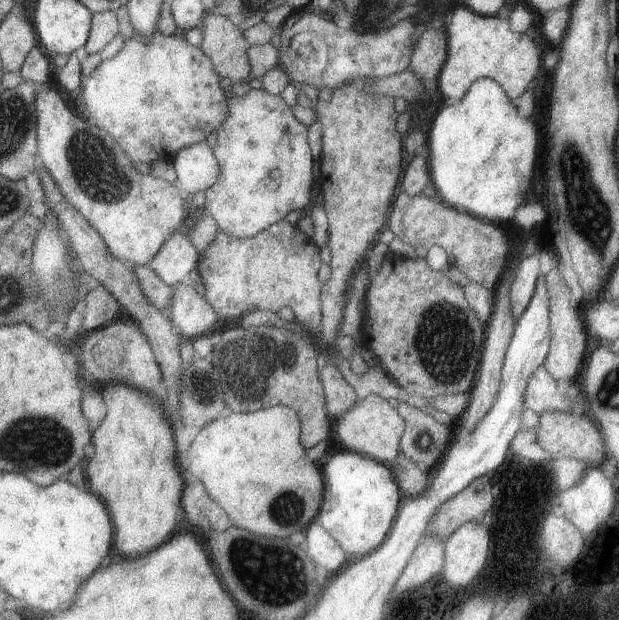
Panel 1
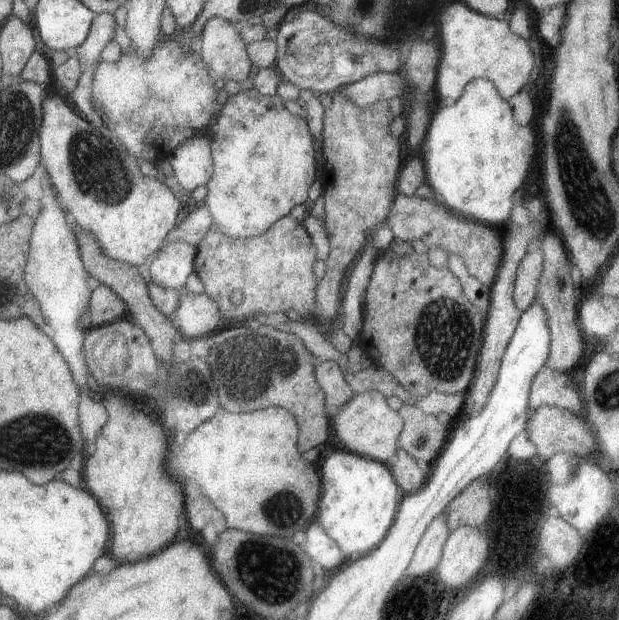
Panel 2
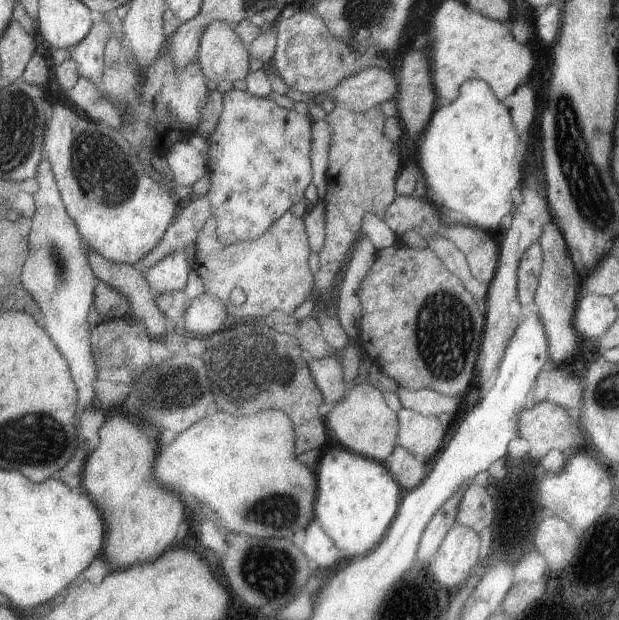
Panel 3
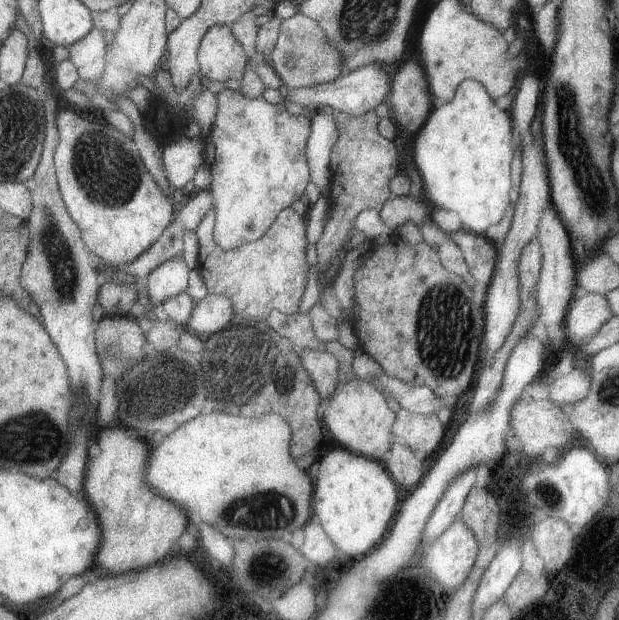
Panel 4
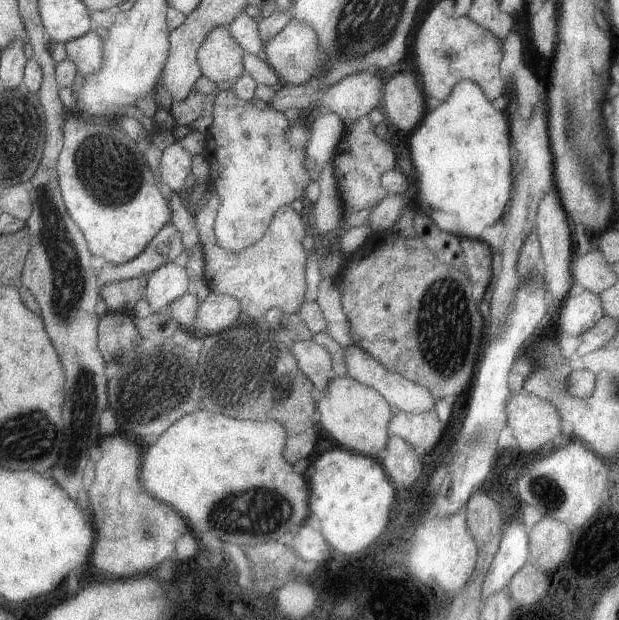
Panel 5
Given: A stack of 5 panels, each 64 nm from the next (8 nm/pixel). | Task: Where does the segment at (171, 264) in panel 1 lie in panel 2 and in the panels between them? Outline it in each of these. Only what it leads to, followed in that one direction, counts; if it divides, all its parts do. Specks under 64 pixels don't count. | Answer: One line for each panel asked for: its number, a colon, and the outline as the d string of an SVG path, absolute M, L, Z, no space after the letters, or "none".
2: M167 244L149 264L149 278L165 290L183 290L189 274L195 272L197 248L189 244Z

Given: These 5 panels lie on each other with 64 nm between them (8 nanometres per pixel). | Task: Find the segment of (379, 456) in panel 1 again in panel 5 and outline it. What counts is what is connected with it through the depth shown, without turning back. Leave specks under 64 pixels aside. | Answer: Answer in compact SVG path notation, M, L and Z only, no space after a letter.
M331 376L325 390L315 394L315 410L319 414L317 428L325 430L331 438L335 438L339 446L369 458L379 458L383 454L383 448L387 446L389 440L387 426L393 414L391 404L375 388L363 386L361 382L349 376L341 378Z

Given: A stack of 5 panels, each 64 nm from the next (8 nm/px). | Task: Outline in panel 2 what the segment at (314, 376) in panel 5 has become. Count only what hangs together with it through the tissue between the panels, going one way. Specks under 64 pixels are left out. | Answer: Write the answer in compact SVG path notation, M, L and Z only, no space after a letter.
M319 362L315 364L315 380L325 394L327 406L343 406L355 394L345 380L345 374L337 362Z

